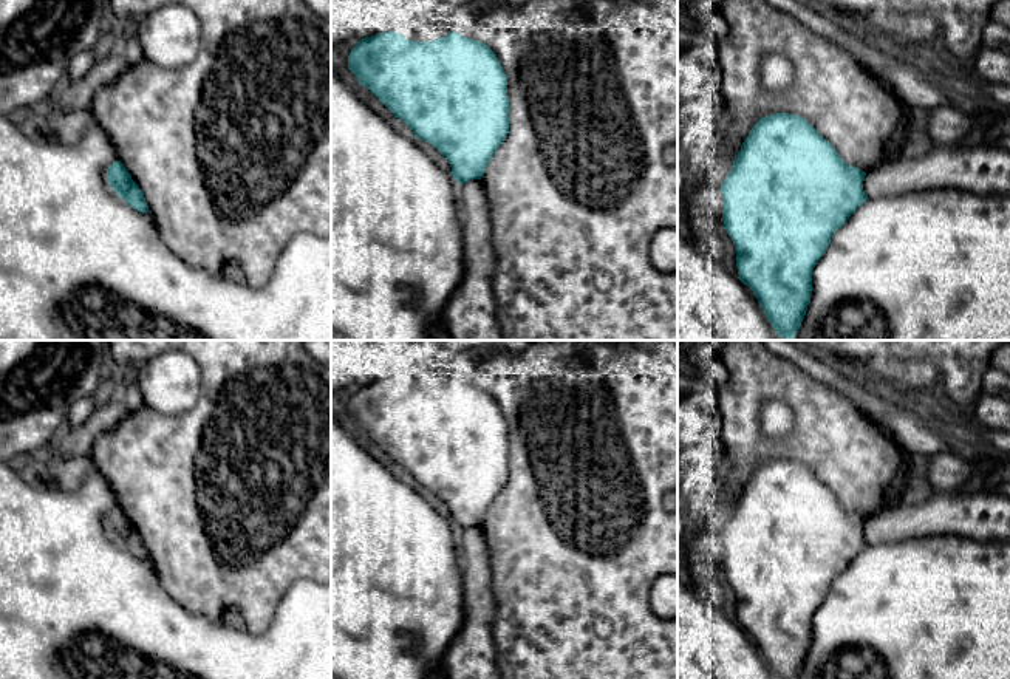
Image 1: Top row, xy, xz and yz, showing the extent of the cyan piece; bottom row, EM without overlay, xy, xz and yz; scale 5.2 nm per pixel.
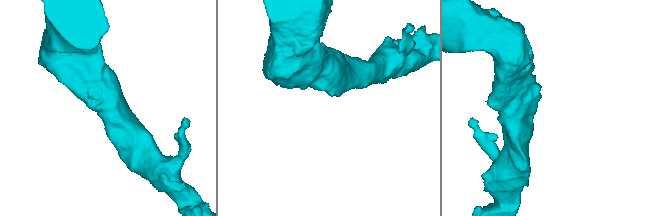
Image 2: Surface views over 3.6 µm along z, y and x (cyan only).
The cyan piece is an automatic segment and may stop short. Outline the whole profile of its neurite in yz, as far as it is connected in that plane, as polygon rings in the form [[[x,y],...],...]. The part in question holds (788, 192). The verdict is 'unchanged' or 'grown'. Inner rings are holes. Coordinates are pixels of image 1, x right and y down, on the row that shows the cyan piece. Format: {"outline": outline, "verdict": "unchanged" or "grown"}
{"outline": [[[789,113],[761,118],[735,155],[732,170],[721,186],[724,229],[735,244],[738,278],[753,291],[783,340],[793,340],[801,326],[810,303],[812,271],[831,237],[868,200],[863,190],[865,176],[863,170],[848,165],[806,119]]], "verdict": "unchanged"}

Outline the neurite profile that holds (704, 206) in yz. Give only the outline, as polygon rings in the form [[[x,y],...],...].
[[[719,186],[698,187],[693,193],[682,193],[684,206],[690,218],[690,238],[707,257],[721,258],[722,244],[715,234],[724,227],[724,200]]]

